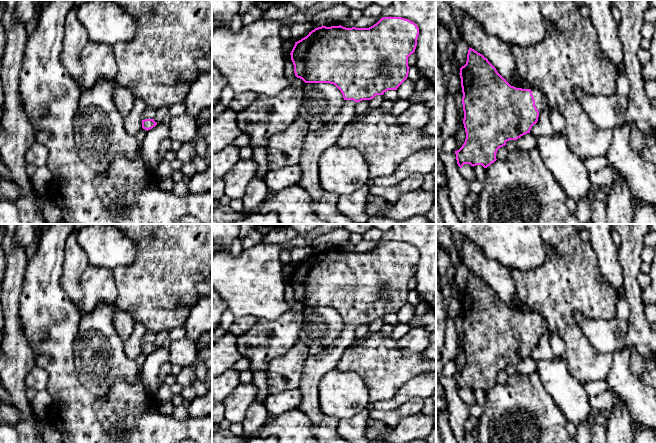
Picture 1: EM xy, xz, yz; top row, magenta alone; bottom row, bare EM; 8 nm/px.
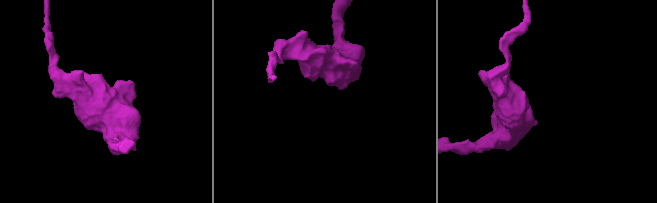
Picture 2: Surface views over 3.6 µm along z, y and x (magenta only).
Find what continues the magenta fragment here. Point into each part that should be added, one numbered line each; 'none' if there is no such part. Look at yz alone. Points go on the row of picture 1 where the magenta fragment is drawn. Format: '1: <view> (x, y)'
1: yz (541, 102)

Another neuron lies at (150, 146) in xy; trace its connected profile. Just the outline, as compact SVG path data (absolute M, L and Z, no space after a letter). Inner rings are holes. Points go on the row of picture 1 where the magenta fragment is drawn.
M160 123L147 131L146 137L141 144L144 164L153 174L156 174L160 163L160 156L158 154L160 143L164 139L170 138L170 136L170 126Z

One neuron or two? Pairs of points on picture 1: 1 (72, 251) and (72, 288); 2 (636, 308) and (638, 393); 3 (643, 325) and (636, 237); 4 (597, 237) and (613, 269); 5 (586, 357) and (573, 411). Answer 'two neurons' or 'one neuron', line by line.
1: one neuron
2: two neurons
3: one neuron
4: one neuron
5: two neurons

